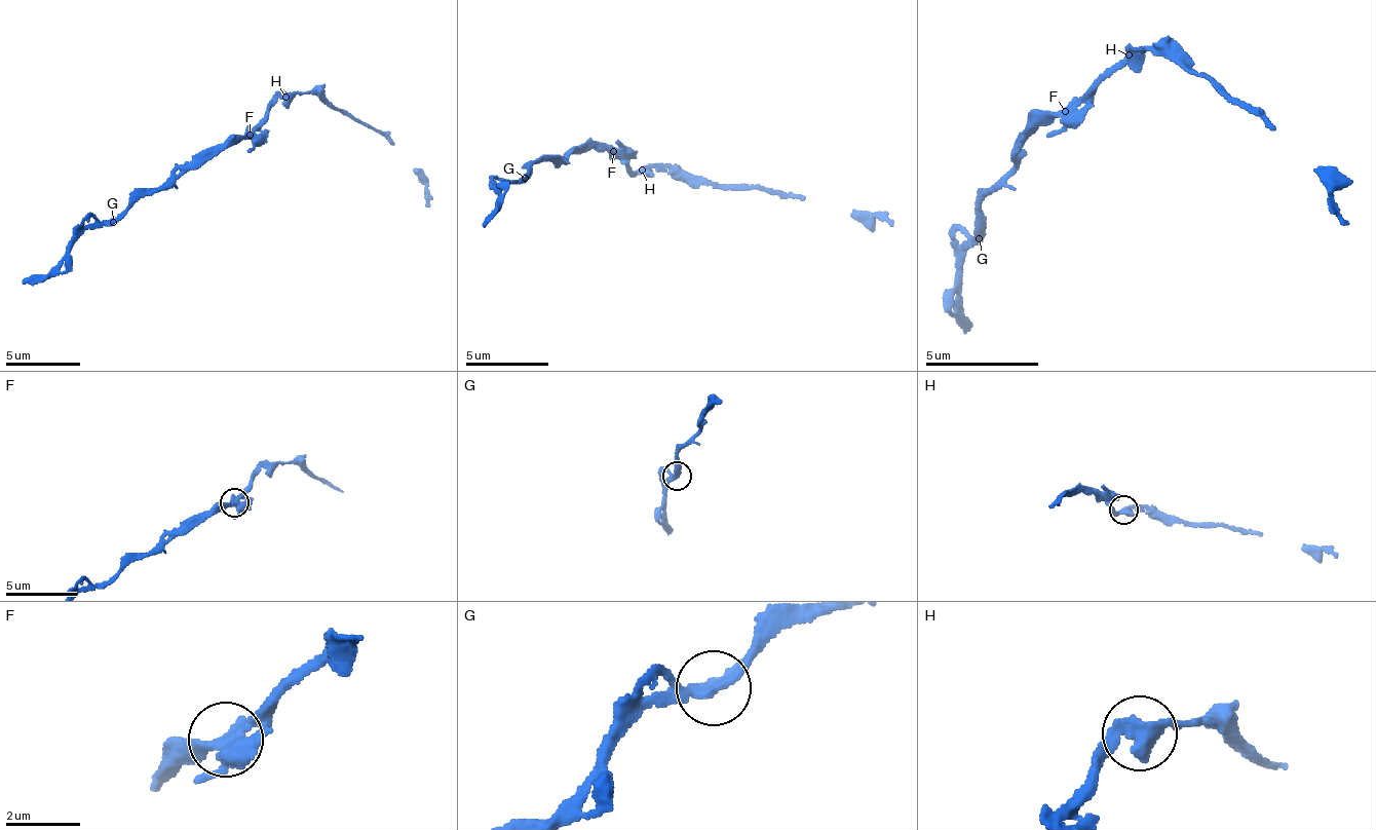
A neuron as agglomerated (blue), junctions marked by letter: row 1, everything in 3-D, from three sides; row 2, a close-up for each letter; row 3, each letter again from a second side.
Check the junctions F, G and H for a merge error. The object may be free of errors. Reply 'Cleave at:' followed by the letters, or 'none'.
Cleave at: none

